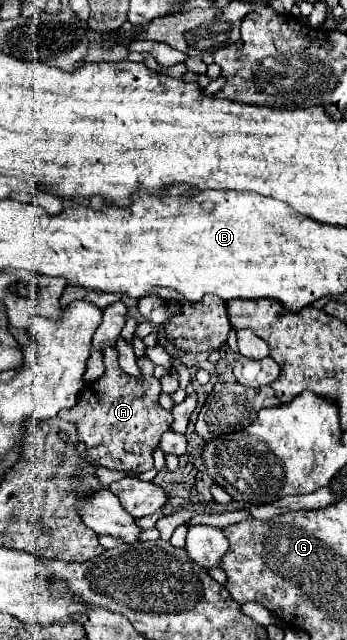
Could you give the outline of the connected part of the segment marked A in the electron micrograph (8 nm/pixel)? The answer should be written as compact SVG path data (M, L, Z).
M107 347L103 351L105 373L95 383L87 383L75 407L61 411L59 417L77 425L79 441L87 445L91 457L107 469L117 471L149 471L153 467L153 451L161 435L171 425L171 415L159 407L161 383L153 377L153 363L147 357L137 359L141 379L123 373L117 363L117 351Z

